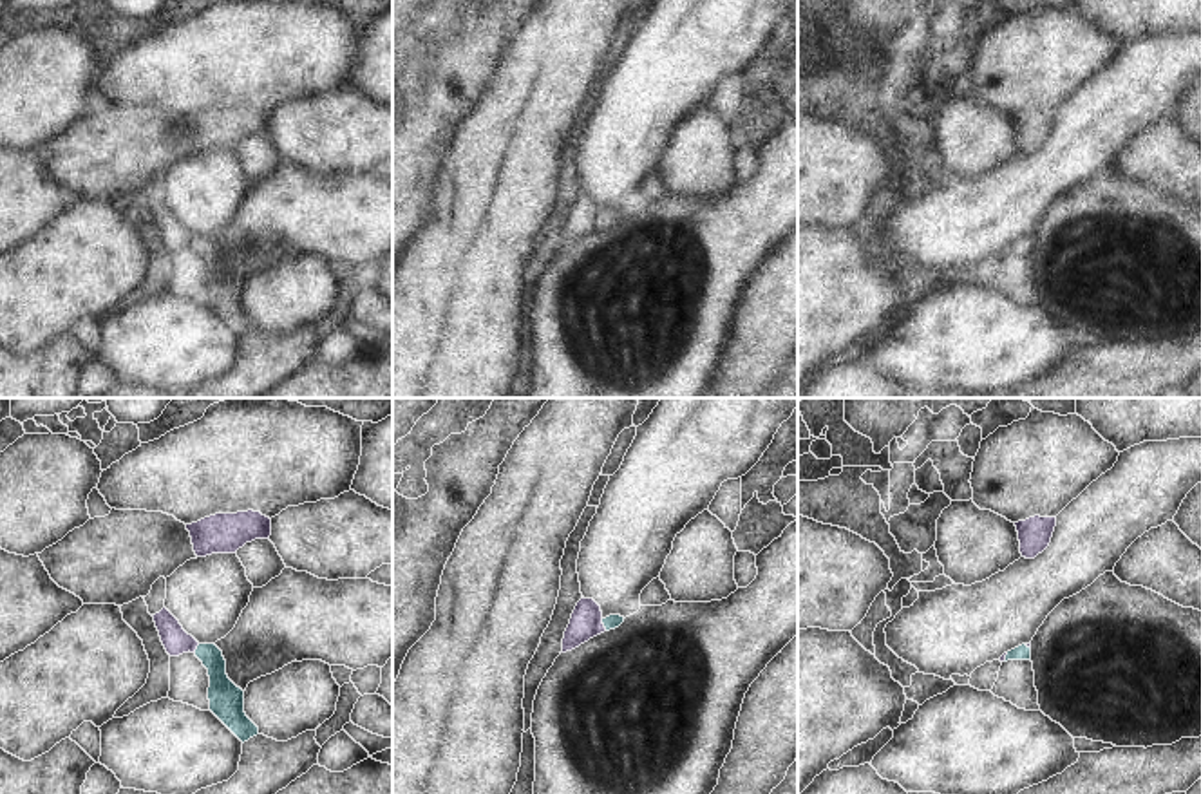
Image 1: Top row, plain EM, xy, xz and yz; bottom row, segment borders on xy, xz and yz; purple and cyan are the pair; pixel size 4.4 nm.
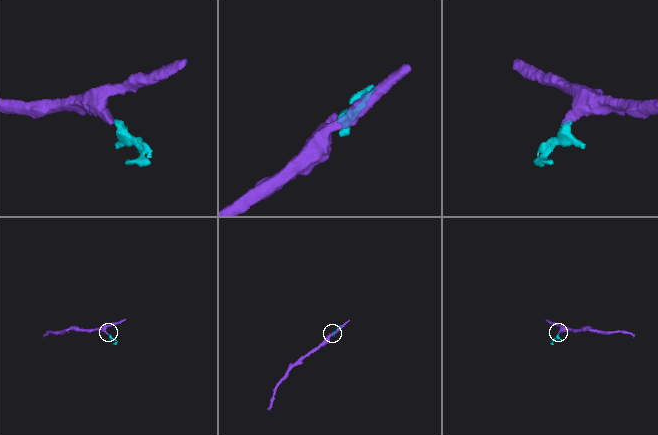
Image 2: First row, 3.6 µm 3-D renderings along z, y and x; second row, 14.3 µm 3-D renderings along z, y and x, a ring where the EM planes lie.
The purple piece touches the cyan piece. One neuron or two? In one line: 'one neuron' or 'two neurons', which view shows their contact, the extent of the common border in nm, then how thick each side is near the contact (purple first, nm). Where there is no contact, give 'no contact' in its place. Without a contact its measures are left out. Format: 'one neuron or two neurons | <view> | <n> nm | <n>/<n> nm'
one neuron | xz | 60 nm | 140/60 nm

